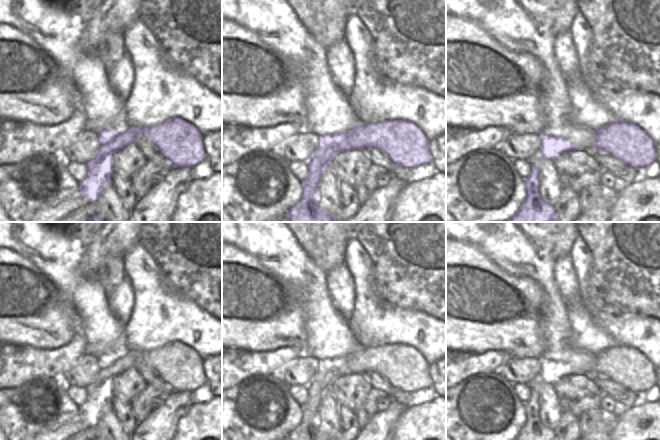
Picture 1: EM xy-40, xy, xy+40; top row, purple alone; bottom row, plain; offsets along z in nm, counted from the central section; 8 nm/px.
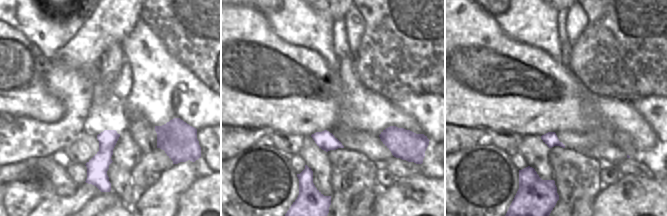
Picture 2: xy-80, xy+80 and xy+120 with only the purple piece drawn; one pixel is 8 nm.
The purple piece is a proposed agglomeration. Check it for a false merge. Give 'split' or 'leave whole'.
leave whole

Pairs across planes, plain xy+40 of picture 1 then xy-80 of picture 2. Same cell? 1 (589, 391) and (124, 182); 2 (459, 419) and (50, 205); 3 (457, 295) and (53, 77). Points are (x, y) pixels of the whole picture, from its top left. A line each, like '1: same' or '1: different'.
1: different
2: different
3: different

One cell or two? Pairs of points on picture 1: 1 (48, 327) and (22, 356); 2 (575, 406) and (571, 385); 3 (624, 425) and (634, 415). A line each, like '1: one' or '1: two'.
1: two
2: one
3: one

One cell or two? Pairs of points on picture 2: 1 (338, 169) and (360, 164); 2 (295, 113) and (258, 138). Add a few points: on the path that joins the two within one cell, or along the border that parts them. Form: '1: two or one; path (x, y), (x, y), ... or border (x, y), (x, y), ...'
1: one; path (343, 169), (355, 169)
2: two; border (248, 127), (269, 127), (274, 130)

